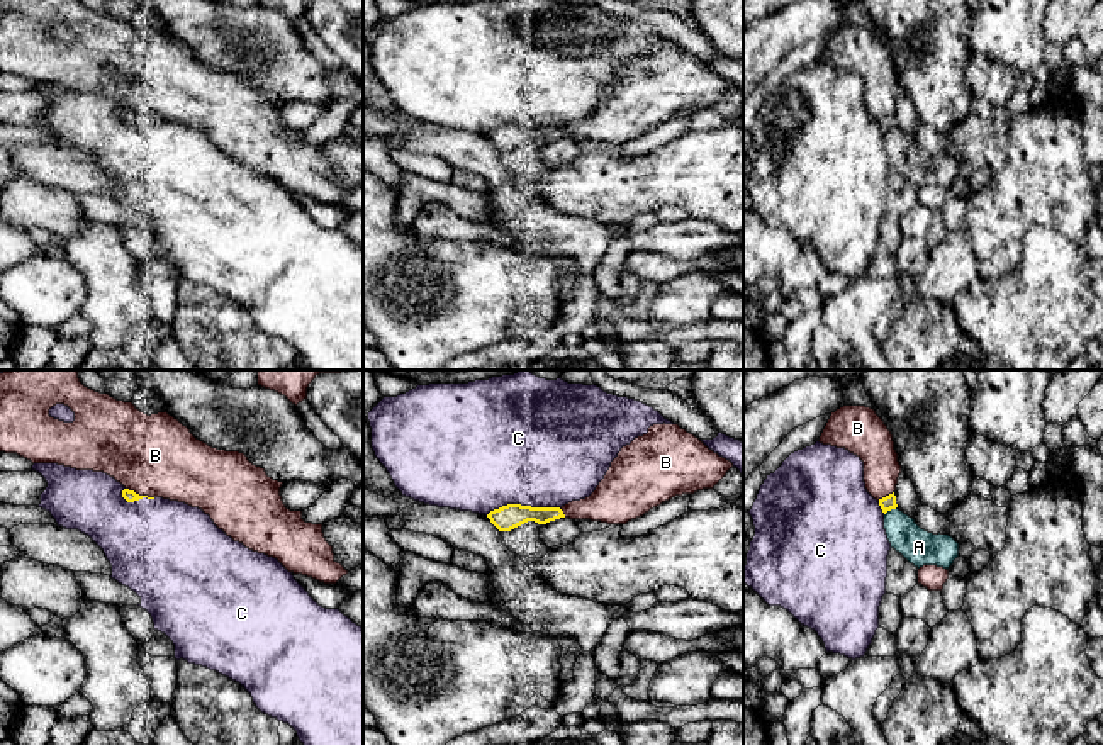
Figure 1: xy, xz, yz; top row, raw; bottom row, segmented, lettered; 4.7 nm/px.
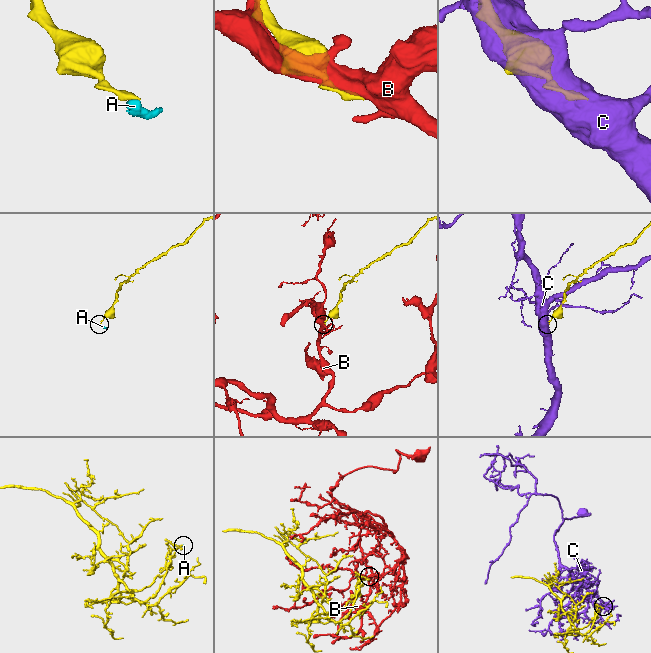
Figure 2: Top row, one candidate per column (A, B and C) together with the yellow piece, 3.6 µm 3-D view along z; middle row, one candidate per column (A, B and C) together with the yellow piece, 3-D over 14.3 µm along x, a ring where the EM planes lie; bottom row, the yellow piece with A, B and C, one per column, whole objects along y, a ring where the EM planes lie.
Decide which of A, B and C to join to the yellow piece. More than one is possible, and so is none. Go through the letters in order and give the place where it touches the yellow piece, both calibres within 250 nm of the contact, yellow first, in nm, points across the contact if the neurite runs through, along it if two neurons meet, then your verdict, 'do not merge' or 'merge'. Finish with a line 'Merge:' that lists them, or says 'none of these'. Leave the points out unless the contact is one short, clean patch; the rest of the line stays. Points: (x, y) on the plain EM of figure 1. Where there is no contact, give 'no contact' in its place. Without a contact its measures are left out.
A: meets yellow in yz at (890, 129); 70 nm thick on the yellow side, 170 nm on the other; do not merge
B: meets yellow in xy at (138, 114); 60 nm thick on the yellow side, 380 nm on the other; do not merge
C: meets yellow in xz at (521, 126); 120 nm thick on the yellow side, 480 nm on the other; do not merge
Merge: none of these

